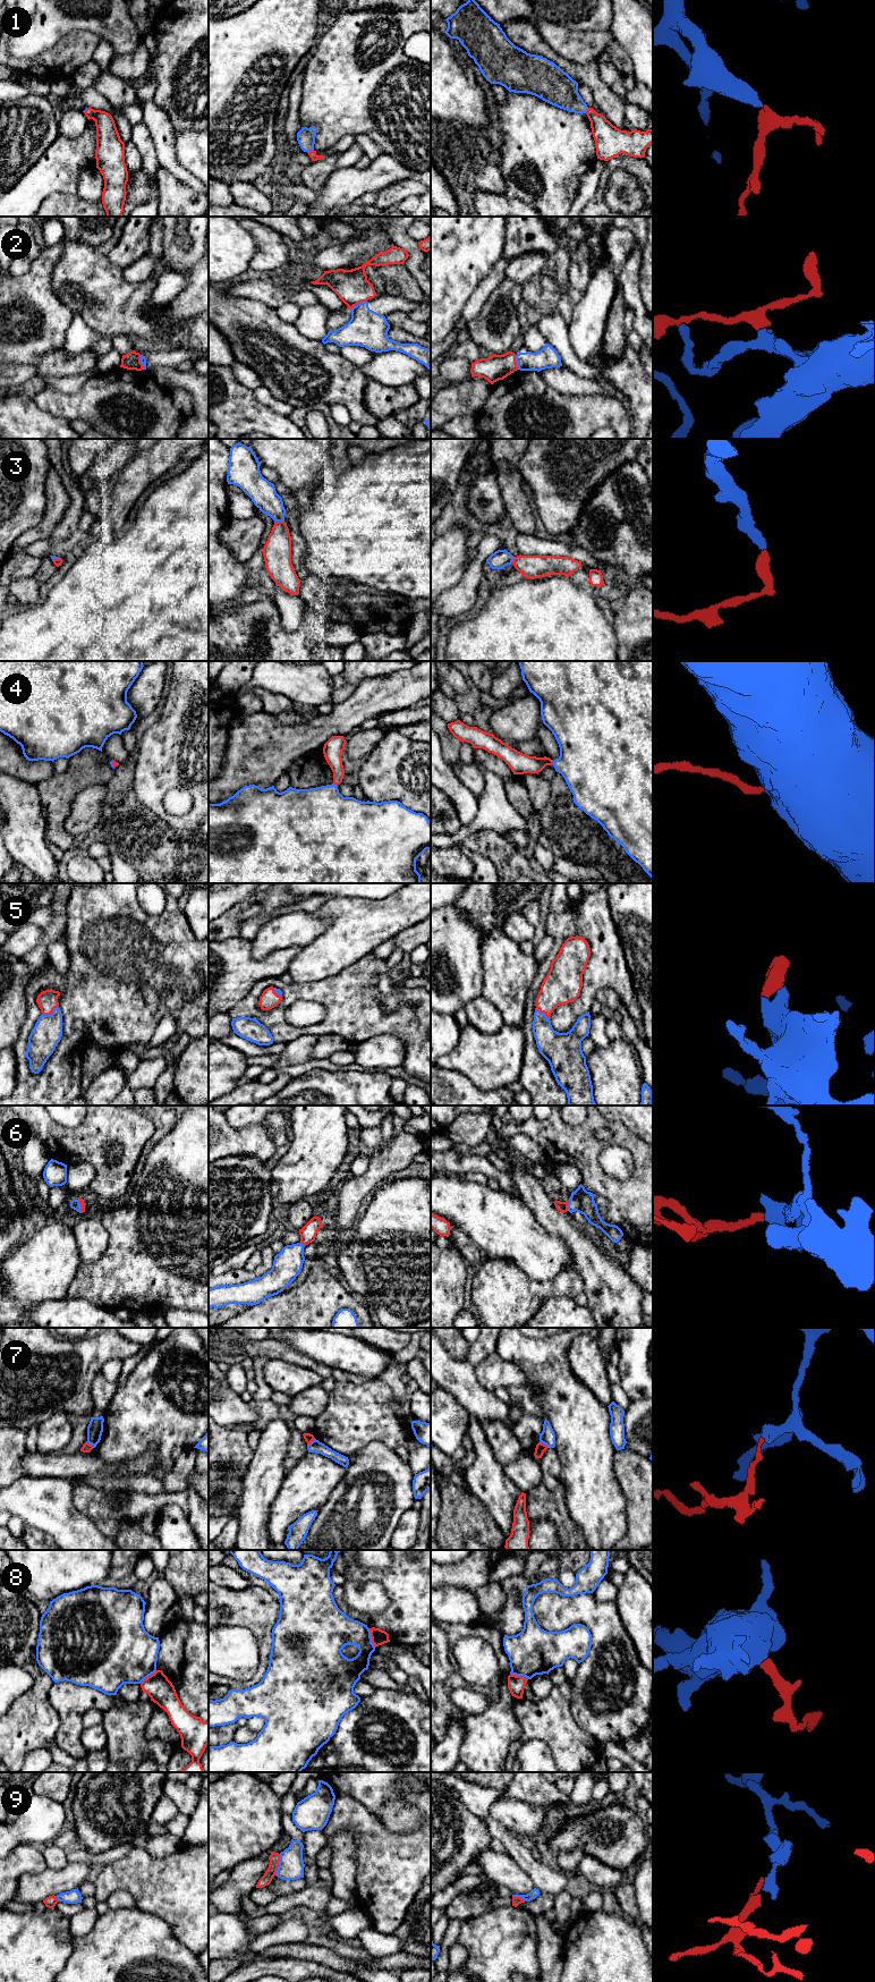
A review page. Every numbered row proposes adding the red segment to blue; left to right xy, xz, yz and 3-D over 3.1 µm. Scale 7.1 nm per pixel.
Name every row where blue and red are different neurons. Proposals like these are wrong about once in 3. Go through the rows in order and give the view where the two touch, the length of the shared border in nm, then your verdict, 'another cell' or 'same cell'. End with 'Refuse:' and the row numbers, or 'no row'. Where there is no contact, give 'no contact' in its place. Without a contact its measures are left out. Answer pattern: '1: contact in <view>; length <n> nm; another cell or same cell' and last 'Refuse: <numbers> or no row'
1: contact in xz; length 50 nm; same cell
2: contact in xz; length 130 nm; another cell
3: contact in xz; length 70 nm; same cell
4: contact in xz; length 40 nm; same cell
5: contact in xy; length 130 nm; same cell
6: contact in yz; length 80 nm; same cell
7: contact in yz; length 80 nm; another cell
8: contact in xz; length 140 nm; another cell
9: contact in xz; length 160 nm; another cell
Refuse: 2, 7, 8, 9

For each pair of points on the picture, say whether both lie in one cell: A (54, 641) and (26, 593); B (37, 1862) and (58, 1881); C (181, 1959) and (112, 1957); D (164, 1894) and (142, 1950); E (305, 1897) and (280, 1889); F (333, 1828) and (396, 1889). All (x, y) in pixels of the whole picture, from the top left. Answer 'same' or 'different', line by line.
A: different
B: different
C: same
D: different
E: different
F: same

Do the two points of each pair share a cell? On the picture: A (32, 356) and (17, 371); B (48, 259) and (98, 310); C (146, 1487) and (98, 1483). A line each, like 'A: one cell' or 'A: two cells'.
A: two cells
B: two cells
C: one cell

